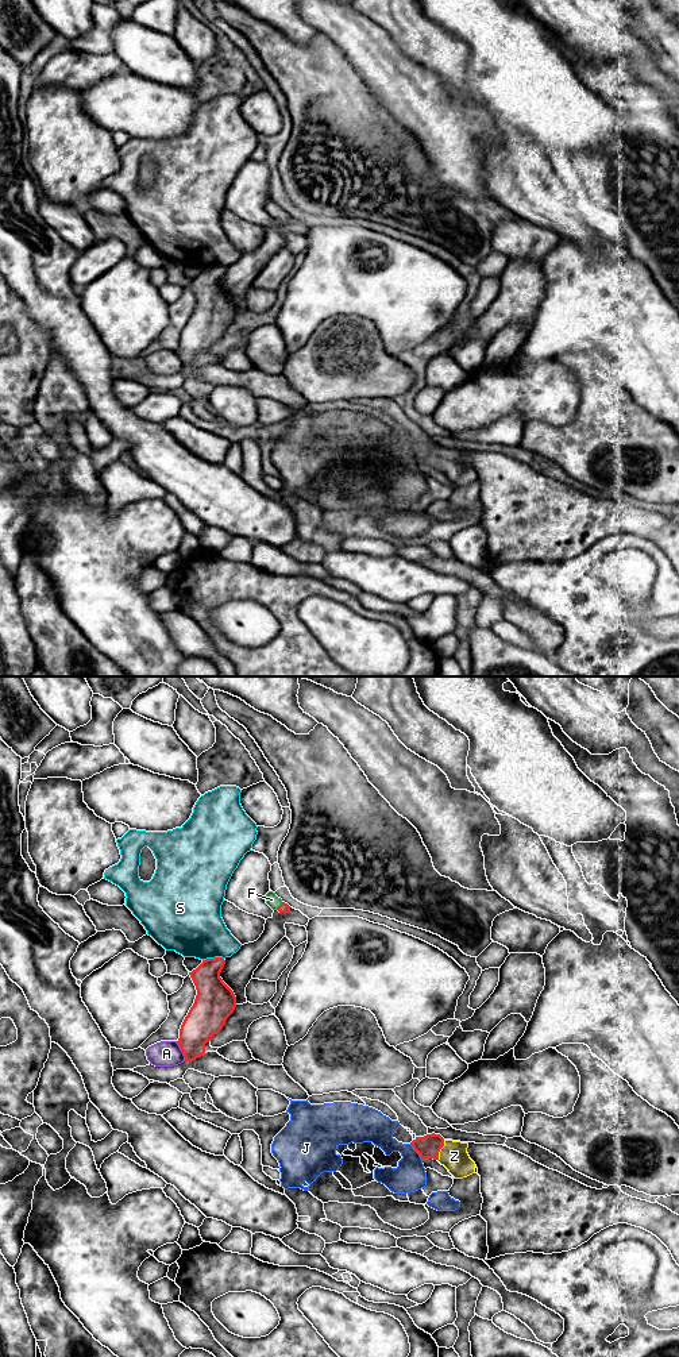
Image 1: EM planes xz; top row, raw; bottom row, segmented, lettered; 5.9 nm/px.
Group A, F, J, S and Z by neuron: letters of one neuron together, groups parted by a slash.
A / F Z / J / S

